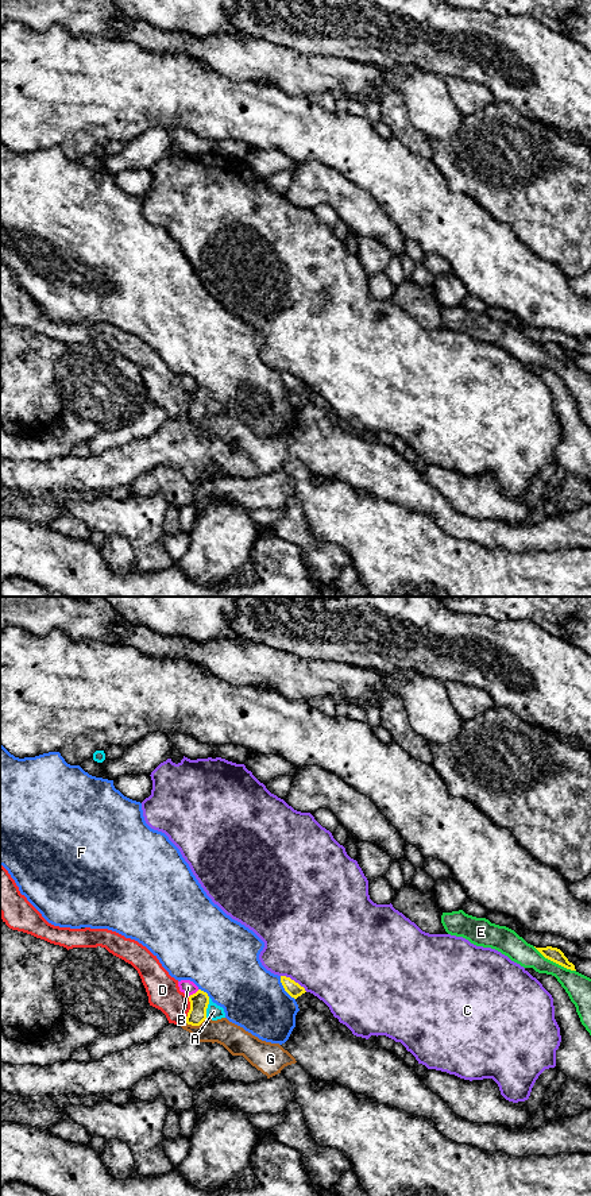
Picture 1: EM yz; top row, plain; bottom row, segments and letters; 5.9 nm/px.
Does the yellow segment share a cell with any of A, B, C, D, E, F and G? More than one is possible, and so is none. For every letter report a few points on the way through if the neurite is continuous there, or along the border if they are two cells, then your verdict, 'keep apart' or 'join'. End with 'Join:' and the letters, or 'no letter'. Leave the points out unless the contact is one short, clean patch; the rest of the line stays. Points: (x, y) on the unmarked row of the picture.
A: border along yz (209, 393), (205, 412); keep apart
B: border along yz (199, 385), (188, 392); keep apart
C: keep apart
D: keep apart
E: keep apart
F: keep apart
G: border along yz (207, 413), (199, 420), (185, 419); keep apart
Join: no letter

